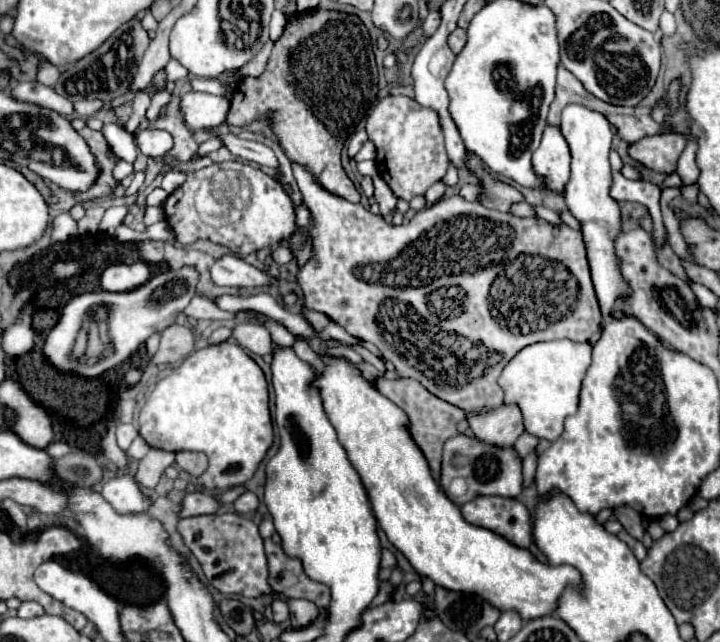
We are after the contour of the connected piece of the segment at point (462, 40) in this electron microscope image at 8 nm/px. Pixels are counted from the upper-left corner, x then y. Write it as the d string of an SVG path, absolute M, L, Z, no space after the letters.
M456 28L456 30L450 34L450 38L448 38L448 46L452 48L454 54L460 54L462 48L464 48L464 44L466 44L466 30Z

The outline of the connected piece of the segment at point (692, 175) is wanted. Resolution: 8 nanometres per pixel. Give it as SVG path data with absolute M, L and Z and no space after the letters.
M688 142L686 150L682 152L680 160L678 160L678 176L682 178L682 186L690 186L690 184L696 184L698 182L698 176L700 176L700 170L694 162L694 154L696 154L696 142Z

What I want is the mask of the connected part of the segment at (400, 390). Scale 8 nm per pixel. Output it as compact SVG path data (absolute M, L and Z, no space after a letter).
M380 378L380 380L376 382L376 388L378 388L386 398L390 398L396 406L400 406L400 408L408 414L408 418L410 418L410 422L412 422L412 426L410 426L412 438L414 438L416 444L422 448L422 452L424 452L424 456L426 456L426 460L428 460L428 466L430 466L434 478L438 480L438 478L440 478L442 446L444 446L444 442L446 442L448 438L452 438L452 436L458 434L456 424L458 424L460 420L464 420L464 410L460 410L458 406L452 406L452 404L440 400L438 396L430 394L420 382L410 380L410 378L400 378L400 380Z

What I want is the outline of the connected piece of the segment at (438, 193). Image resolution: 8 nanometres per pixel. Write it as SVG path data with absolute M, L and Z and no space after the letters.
M436 182L436 184L432 184L432 186L426 190L426 194L424 194L424 198L426 198L426 204L428 204L428 206L432 206L434 202L438 202L438 200L442 198L444 190L446 190L444 182Z

